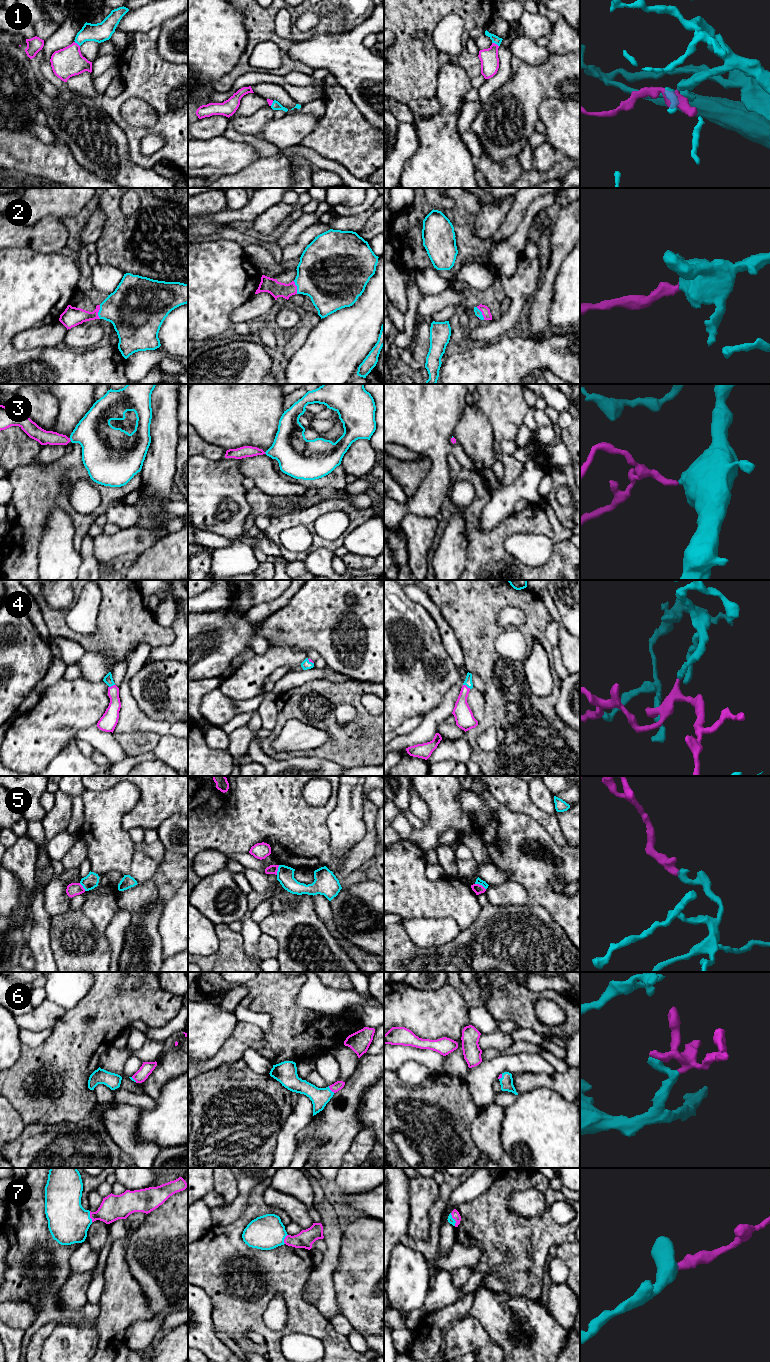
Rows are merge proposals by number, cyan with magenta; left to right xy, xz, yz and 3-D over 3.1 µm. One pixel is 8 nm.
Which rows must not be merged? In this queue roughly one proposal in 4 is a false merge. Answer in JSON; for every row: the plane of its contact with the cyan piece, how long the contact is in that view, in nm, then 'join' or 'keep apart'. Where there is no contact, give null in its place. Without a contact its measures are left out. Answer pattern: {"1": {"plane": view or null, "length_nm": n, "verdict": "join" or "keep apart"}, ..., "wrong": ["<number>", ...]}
{"1": {"plane": "yz", "length_nm": 70, "verdict": "join"}, "2": {"plane": "xy", "length_nm": 110, "verdict": "join"}, "3": {"plane": "xy", "length_nm": 30, "verdict": "join"}, "4": {"plane": "yz", "length_nm": 70, "verdict": "join"}, "5": {"plane": "yz", "length_nm": 100, "verdict": "keep apart"}, "6": {"plane": "xz", "length_nm": 80, "verdict": "join"}, "7": {"plane": "xy", "length_nm": 90, "verdict": "join"}, "wrong": ["5"]}

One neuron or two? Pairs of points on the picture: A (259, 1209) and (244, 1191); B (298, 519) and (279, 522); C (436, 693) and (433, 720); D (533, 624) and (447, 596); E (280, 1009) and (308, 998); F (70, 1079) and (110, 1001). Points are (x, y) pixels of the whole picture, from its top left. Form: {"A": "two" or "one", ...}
{"A": "two", "B": "one", "C": "two", "D": "one", "E": "two", "F": "one"}

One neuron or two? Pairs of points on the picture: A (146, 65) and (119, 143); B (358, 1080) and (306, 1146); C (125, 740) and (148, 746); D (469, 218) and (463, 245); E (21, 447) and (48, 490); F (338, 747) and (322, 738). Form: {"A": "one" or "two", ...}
{"A": "two", "B": "two", "C": "one", "D": "one", "E": "two", "F": "two"}

